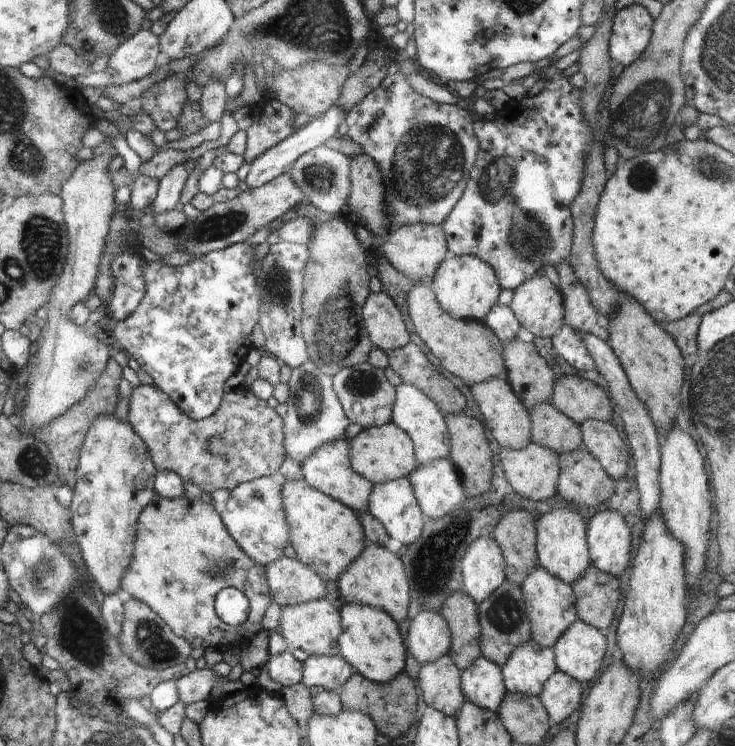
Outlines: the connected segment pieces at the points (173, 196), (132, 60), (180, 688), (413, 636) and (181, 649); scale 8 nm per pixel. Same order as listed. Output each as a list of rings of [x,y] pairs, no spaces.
[[[183,164],[172,167],[159,182],[158,193],[152,208],[156,213],[181,209],[181,193],[188,180],[190,170]]]
[[[140,30],[114,50],[106,70],[90,70],[86,75],[75,77],[74,81],[76,86],[80,83],[84,87],[98,89],[130,84],[157,70],[156,62],[160,52],[158,36],[148,30]]]
[[[206,667],[203,670],[194,670],[182,676],[175,684],[179,701],[186,705],[201,700],[209,700],[214,688],[220,688],[220,691],[223,691],[226,696],[232,696],[244,689],[240,679],[238,681],[225,679],[220,677],[214,668],[210,670]]]
[[[436,610],[420,611],[410,620],[406,647],[419,663],[432,663],[449,653],[451,631]]]
[[[130,598],[123,604],[123,624],[119,635],[122,651],[139,666],[150,669],[168,669],[183,664],[191,657],[192,647],[184,638],[176,635],[158,614],[145,603]]]

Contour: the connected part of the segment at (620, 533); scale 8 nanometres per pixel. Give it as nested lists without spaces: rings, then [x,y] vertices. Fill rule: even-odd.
[[[598,509],[588,520],[586,535],[591,564],[616,578],[623,574],[632,546],[631,530],[624,514],[613,509]]]

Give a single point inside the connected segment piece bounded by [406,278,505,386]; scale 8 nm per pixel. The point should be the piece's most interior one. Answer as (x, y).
(469, 349)

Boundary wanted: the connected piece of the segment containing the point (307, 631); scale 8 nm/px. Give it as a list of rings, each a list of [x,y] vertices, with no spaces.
[[[324,597],[282,608],[280,616],[281,636],[290,649],[302,649],[308,655],[338,655],[339,637],[342,633],[338,610]]]

